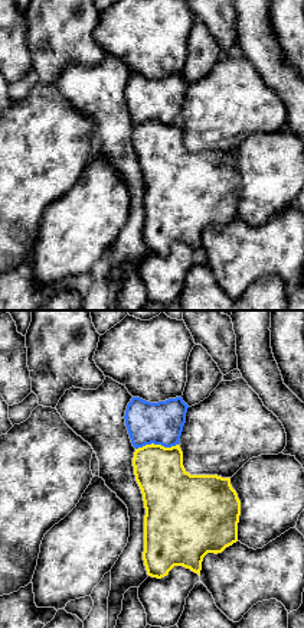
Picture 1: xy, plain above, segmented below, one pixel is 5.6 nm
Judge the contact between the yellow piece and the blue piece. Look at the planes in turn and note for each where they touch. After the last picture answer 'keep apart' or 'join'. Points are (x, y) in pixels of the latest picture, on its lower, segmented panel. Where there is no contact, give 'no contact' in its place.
meets yellow at (156, 445)

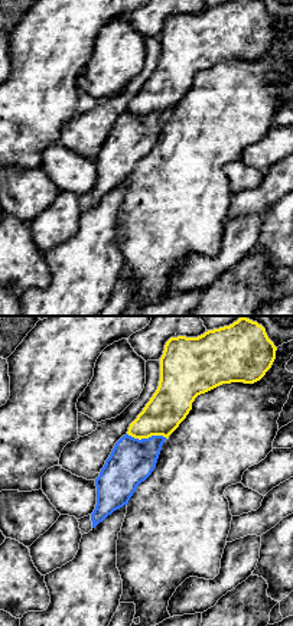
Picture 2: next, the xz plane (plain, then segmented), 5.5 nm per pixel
meets yellow at (147, 437)

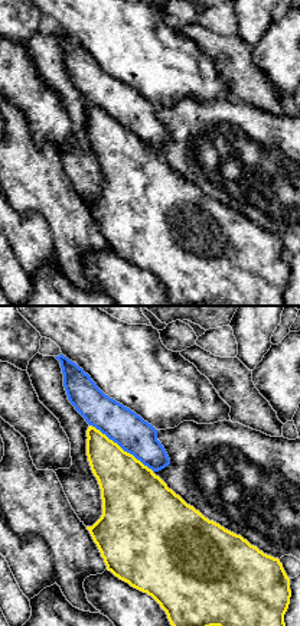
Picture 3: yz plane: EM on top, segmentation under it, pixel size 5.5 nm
meets yellow at (120, 447)

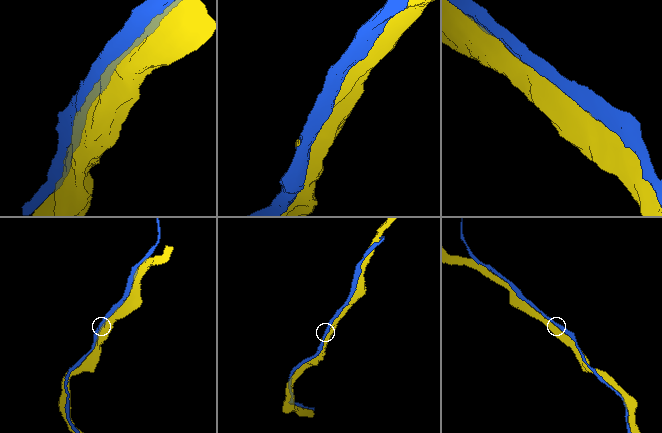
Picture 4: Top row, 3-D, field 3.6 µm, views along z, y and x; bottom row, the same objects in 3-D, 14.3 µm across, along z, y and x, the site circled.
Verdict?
join

